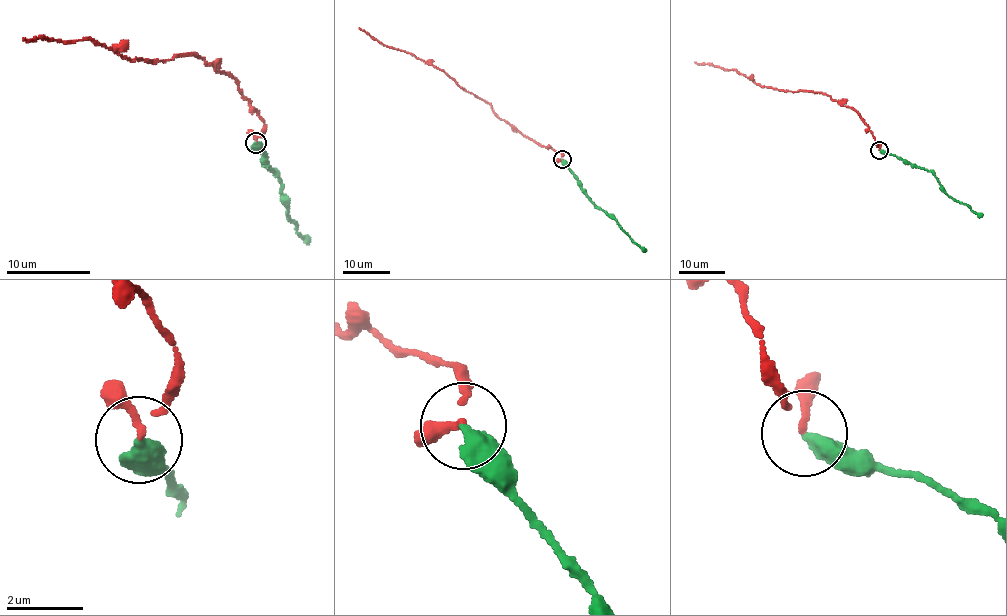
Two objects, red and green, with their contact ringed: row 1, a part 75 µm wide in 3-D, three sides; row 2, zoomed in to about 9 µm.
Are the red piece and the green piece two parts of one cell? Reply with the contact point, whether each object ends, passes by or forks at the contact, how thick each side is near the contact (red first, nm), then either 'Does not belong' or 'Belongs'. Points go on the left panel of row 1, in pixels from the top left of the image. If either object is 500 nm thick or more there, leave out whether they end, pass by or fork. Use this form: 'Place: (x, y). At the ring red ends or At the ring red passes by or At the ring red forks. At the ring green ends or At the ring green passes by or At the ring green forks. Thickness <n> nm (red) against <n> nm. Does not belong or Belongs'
Place: (256, 142). At the ring red passes by. At the ring green ends. Thickness 130 nm (red) against 460 nm. Belongs

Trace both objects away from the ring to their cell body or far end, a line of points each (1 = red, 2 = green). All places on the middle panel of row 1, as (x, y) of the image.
1: (562, 159), (560, 152), (542, 146), (500, 118), (492, 106), (440, 70), (383, 45), (359, 27)
2: (562, 159), (583, 192), (646, 251)

